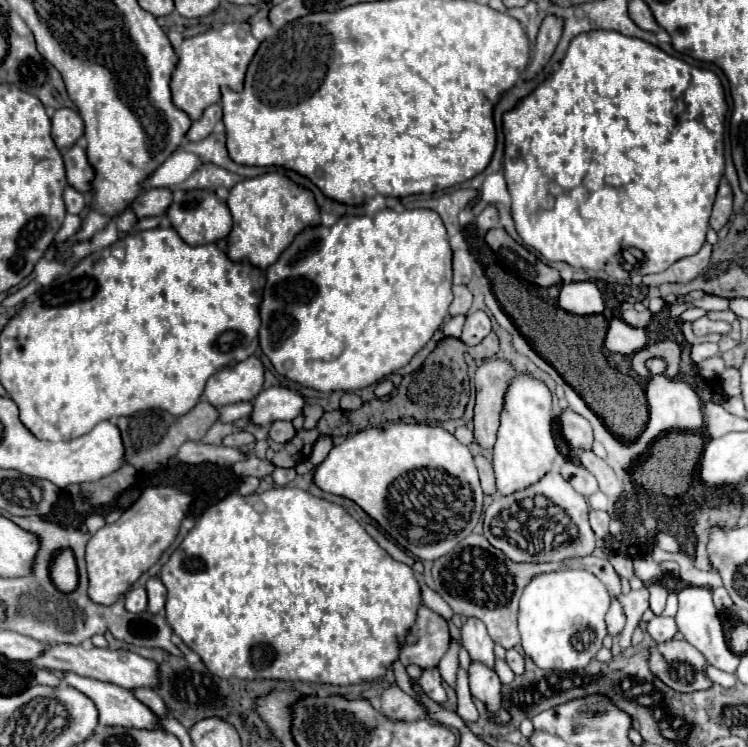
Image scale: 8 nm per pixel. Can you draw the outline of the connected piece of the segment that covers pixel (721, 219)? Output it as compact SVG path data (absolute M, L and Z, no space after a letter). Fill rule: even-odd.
M724 177L720 181L720 187L718 187L714 211L712 211L712 217L710 217L710 227L720 231L728 223L730 215L732 215L732 187L730 187L730 183Z

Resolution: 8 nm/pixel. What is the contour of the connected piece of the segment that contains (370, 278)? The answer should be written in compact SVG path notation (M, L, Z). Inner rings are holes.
M382 209L374 217L368 215L346 215L340 217L332 227L316 225L306 227L300 231L294 241L284 249L284 253L278 257L274 265L266 269L266 287L264 287L264 301L260 305L260 347L264 355L272 361L274 369L306 387L318 389L318 391L350 391L350 389L362 389L368 387L386 375L390 375L394 369L404 367L416 351L420 351L434 335L436 329L440 329L444 317L448 315L448 307L452 303L452 249L448 243L446 227L442 223L442 217L432 209L412 209L412 211L392 211Z

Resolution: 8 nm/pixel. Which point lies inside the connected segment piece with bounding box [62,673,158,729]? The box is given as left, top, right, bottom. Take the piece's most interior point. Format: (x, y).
(117, 707)

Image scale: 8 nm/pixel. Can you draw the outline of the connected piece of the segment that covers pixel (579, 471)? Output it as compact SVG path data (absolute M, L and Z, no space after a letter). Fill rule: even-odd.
M566 463L570 467L560 467L560 473L564 473L564 477L568 479L568 483L584 497L590 497L594 491L598 491L598 483L594 479L592 473L588 473L582 465L574 465L574 463Z

